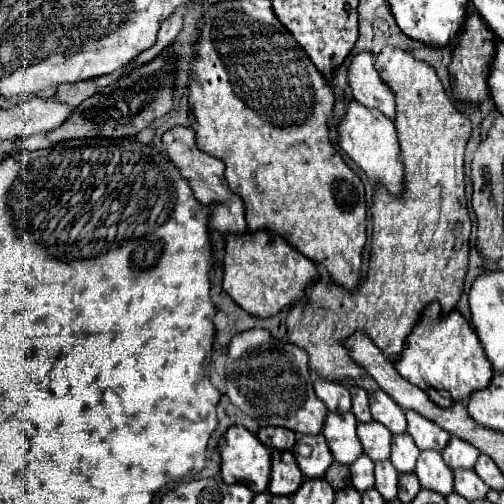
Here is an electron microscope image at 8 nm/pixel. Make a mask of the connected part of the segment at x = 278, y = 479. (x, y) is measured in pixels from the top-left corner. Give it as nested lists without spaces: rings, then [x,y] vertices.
[[[273,451],[269,491],[273,495],[293,495],[301,487],[301,483],[303,483],[303,473],[295,463],[293,451]]]

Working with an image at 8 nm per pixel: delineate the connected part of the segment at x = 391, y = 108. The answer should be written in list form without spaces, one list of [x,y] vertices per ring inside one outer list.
[[[359,51],[353,57],[349,65],[349,85],[353,97],[361,105],[379,109],[389,119],[395,119],[395,97],[389,91],[389,87],[381,81],[373,63],[375,59],[371,51]]]

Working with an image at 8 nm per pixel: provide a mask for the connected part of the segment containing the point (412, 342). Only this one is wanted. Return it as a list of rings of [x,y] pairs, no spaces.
[[[429,303],[421,311],[419,321],[415,323],[413,331],[405,341],[405,349],[395,359],[395,367],[407,381],[425,389],[431,401],[437,403],[439,407],[451,407],[451,403],[467,399],[473,391],[485,389],[493,377],[491,363],[487,363],[487,355],[483,355],[483,345],[479,343],[479,339],[475,339],[475,327],[471,327],[471,323],[457,309],[443,315],[439,303]]]

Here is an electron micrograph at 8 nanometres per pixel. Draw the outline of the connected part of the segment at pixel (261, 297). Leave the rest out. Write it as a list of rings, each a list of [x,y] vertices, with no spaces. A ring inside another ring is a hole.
[[[255,231],[245,235],[225,237],[223,255],[223,289],[233,301],[251,315],[271,317],[285,305],[295,305],[305,297],[305,287],[317,279],[317,269],[311,259],[291,247],[281,235]]]

